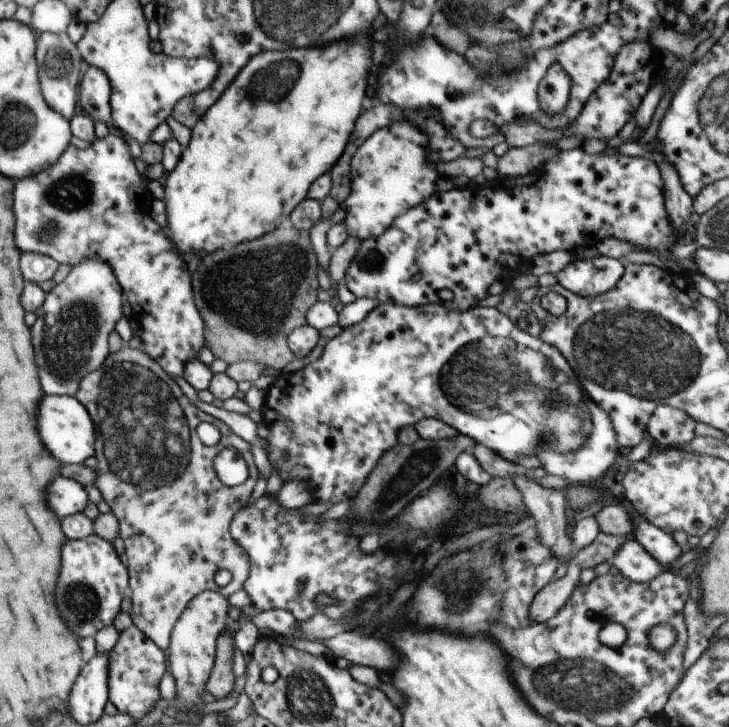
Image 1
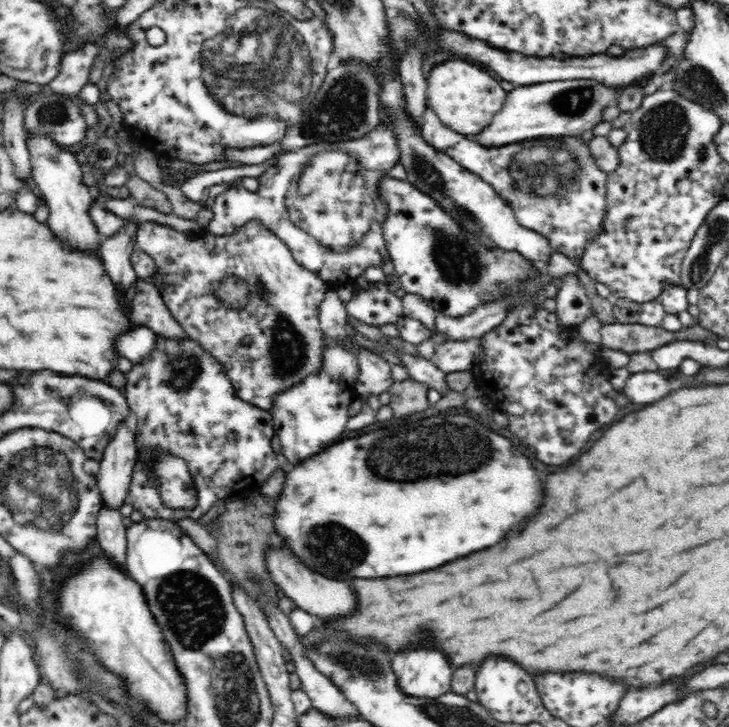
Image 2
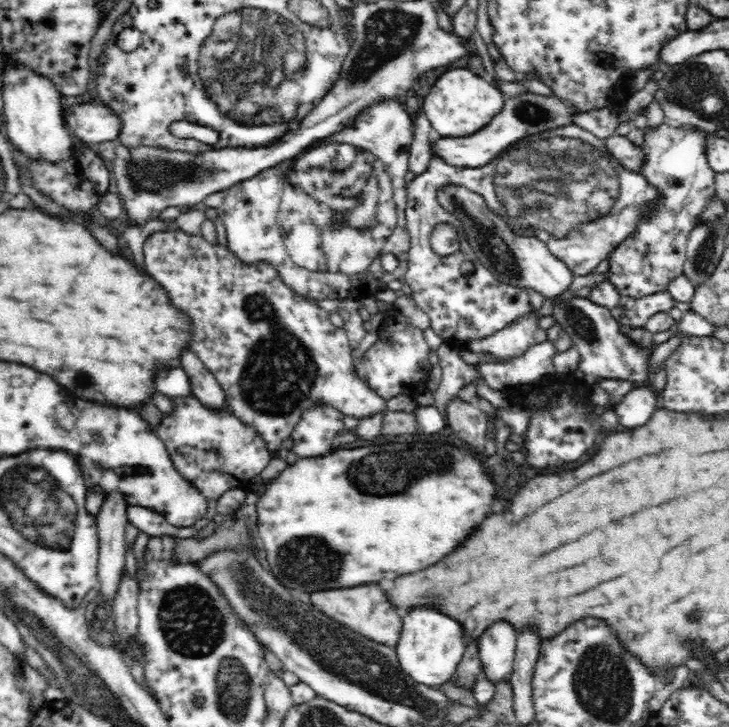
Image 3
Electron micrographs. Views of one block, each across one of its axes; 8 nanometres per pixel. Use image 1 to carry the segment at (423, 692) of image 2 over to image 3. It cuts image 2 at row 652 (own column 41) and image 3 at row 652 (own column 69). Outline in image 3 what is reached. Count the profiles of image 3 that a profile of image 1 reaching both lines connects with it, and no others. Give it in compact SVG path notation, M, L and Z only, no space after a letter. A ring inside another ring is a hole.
M414 610L414 614L406 614L402 636L394 650L402 670L412 680L428 687L439 687L451 681L465 648L463 630L458 630L458 622L434 610Z

